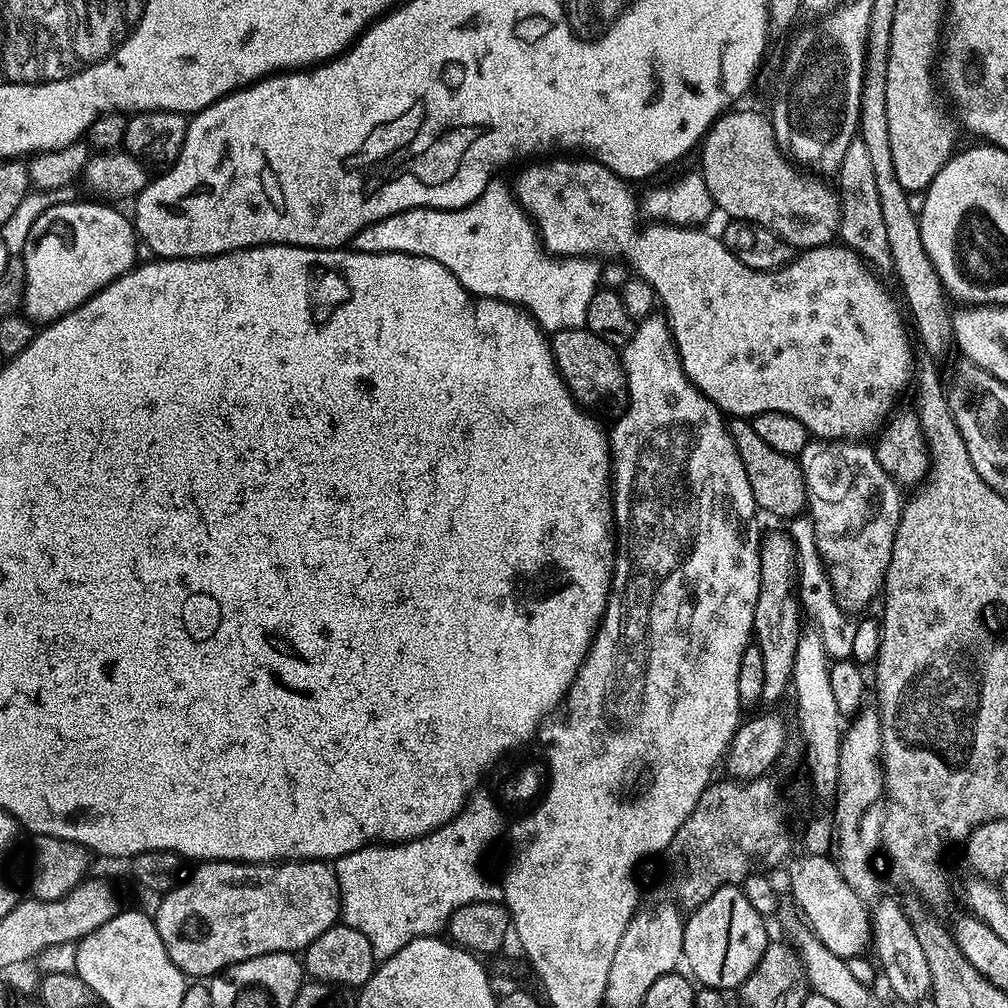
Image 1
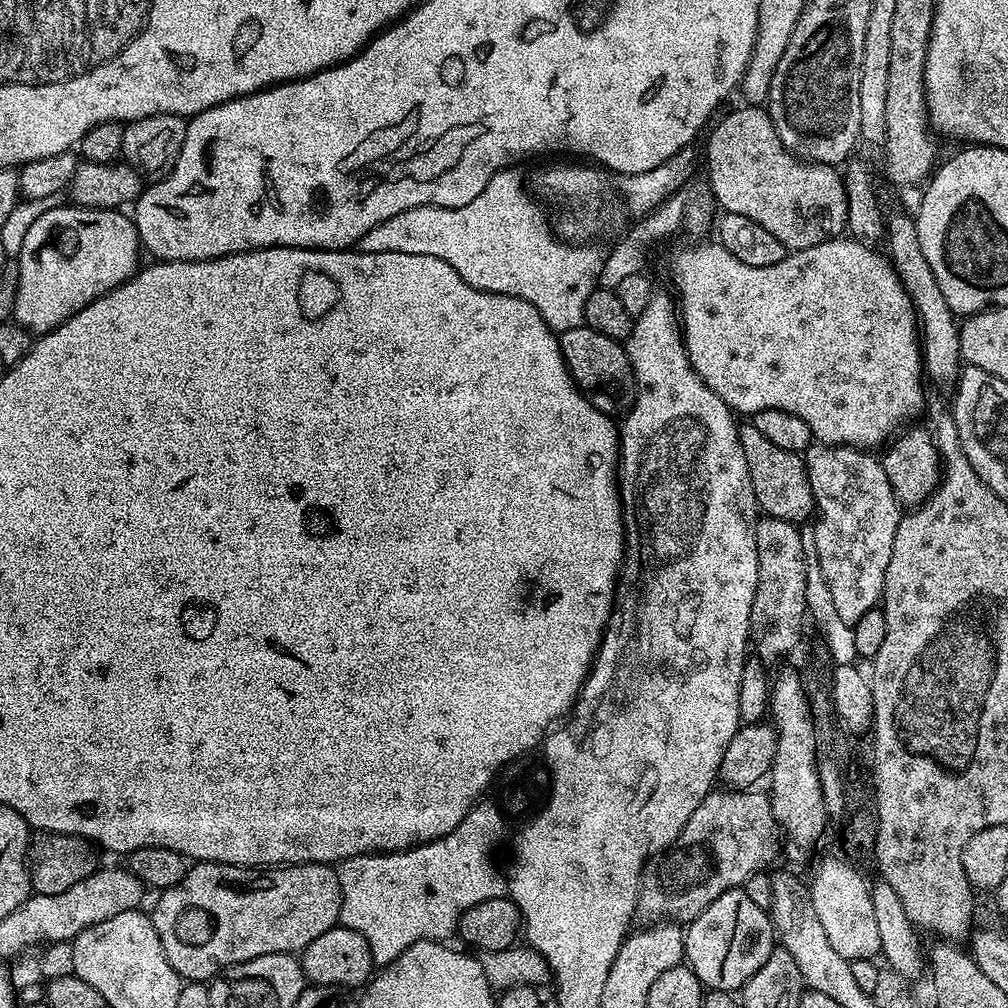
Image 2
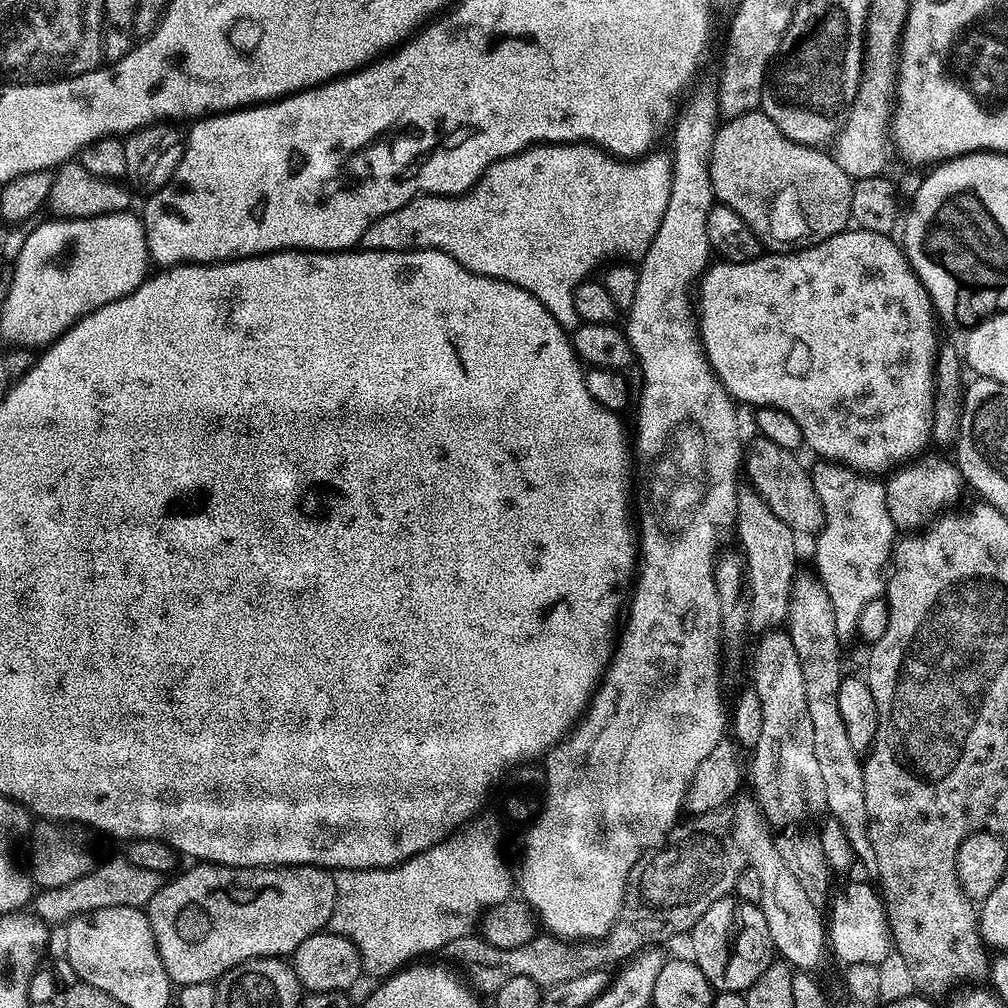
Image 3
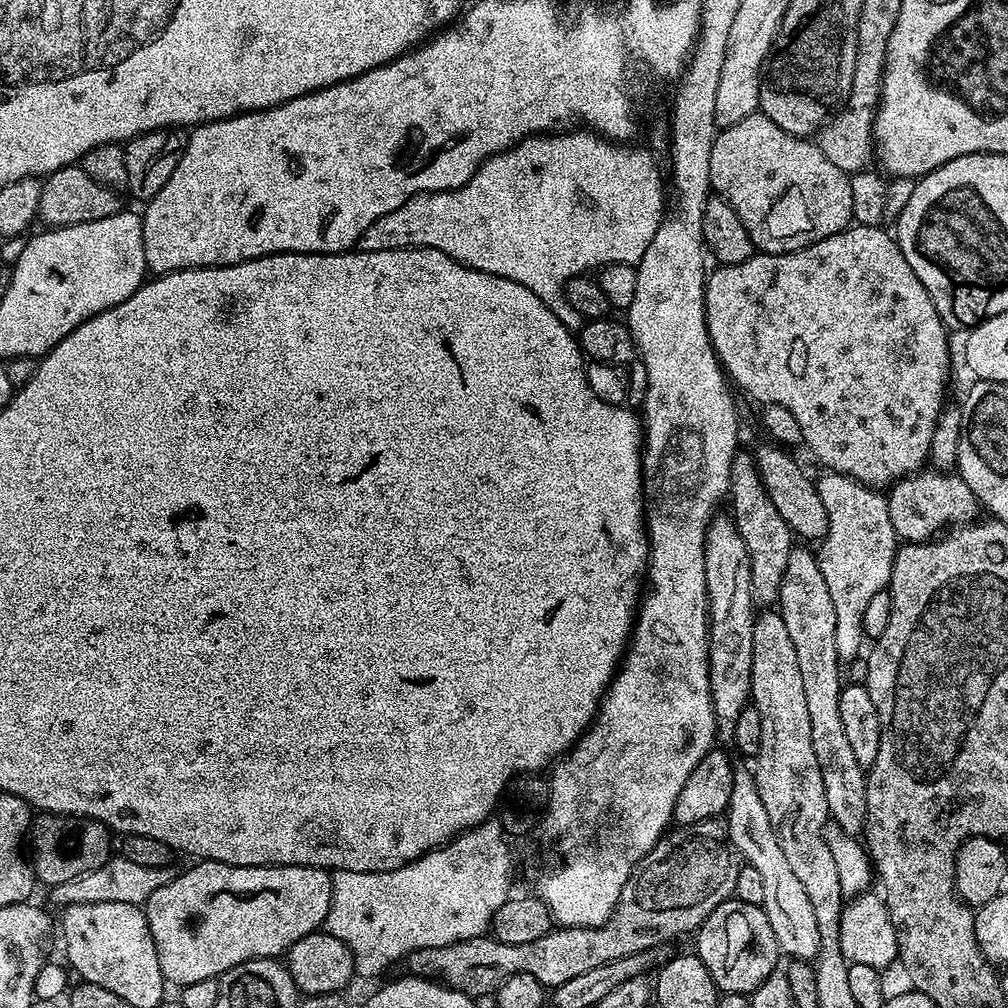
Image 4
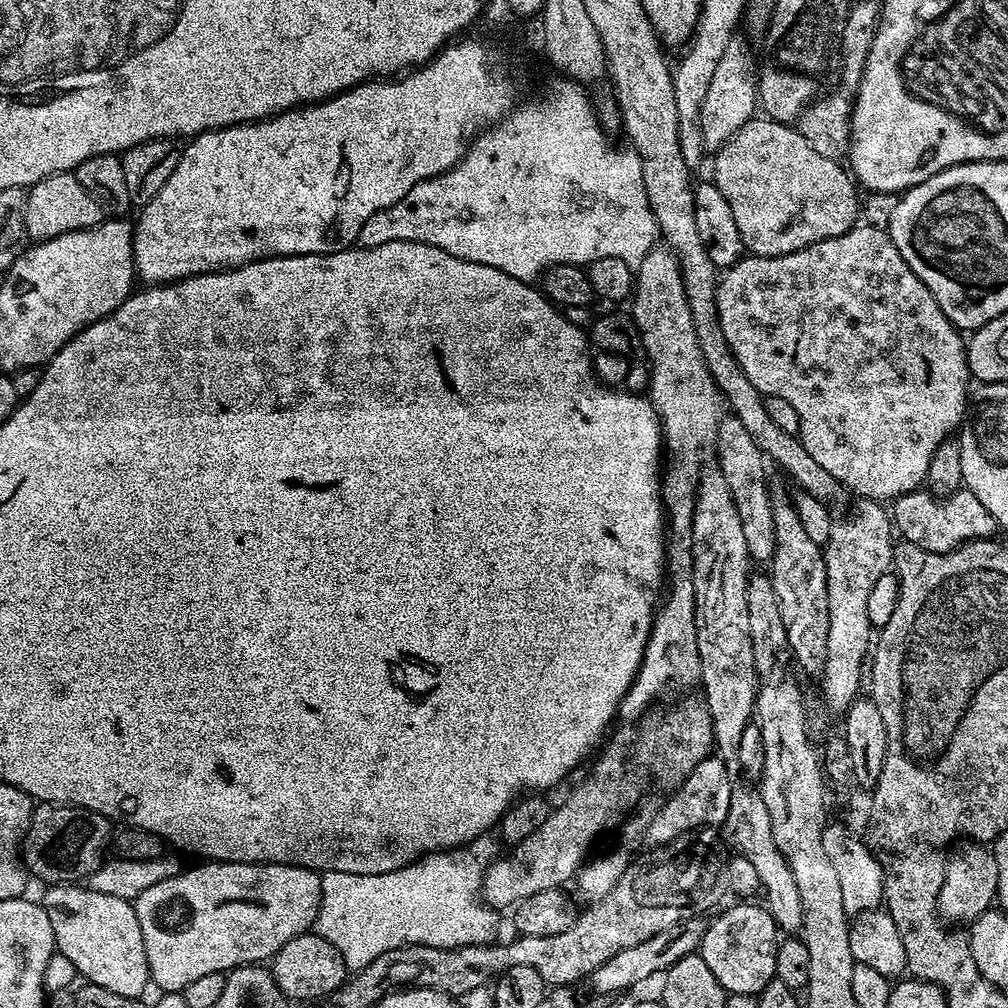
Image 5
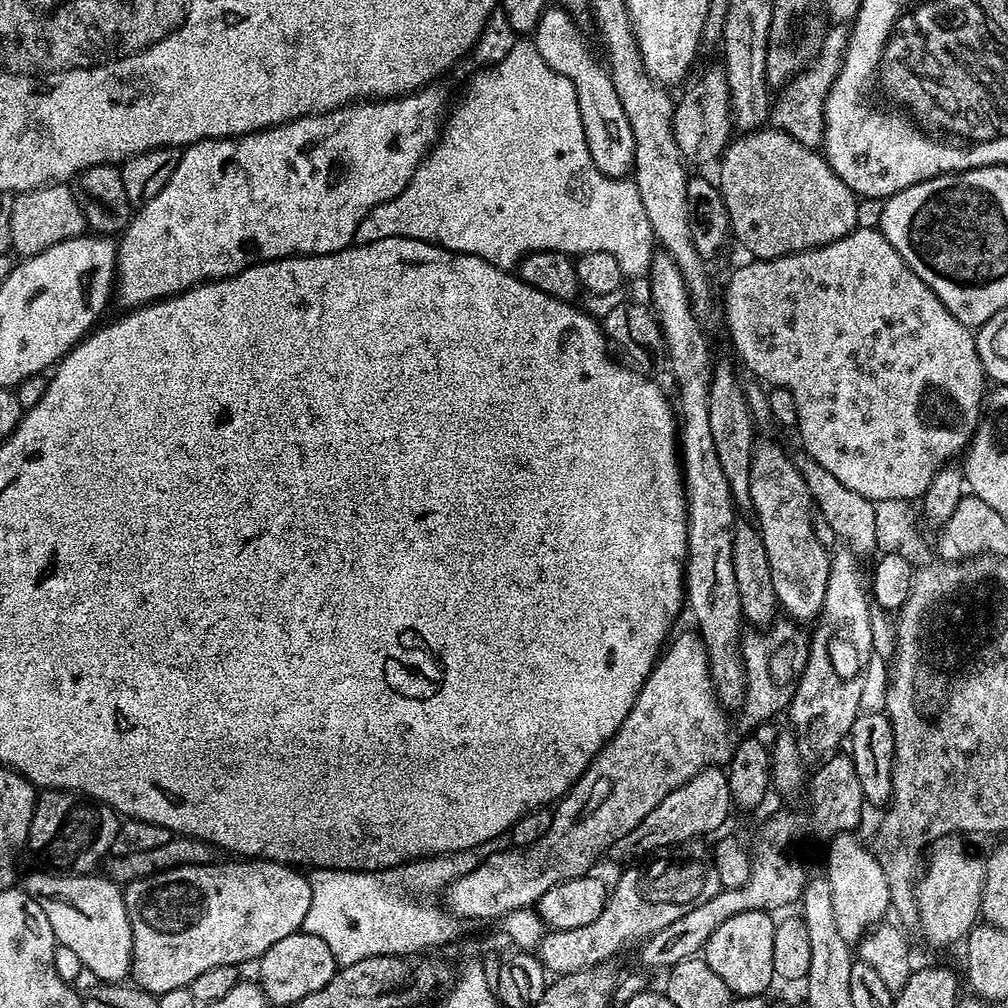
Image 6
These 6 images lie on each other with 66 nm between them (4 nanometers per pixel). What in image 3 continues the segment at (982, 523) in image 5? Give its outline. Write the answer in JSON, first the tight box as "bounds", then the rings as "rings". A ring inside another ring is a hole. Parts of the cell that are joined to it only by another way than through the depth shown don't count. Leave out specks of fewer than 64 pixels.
{"bounds":[883,450,965,530],"rings":[[[933,450],[925,451],[923,454],[917,455],[915,458],[900,464],[899,467],[887,477],[889,480],[885,479],[883,481],[883,486],[886,490],[886,506],[888,507],[888,513],[893,522],[895,522],[897,529],[918,530],[922,528],[944,509],[952,506],[947,506],[947,504],[954,503],[955,500],[959,498],[960,491],[965,491],[964,475],[960,472],[960,468],[957,464],[949,459],[949,457],[947,460],[946,457],[939,456],[938,453],[932,451]]]}

